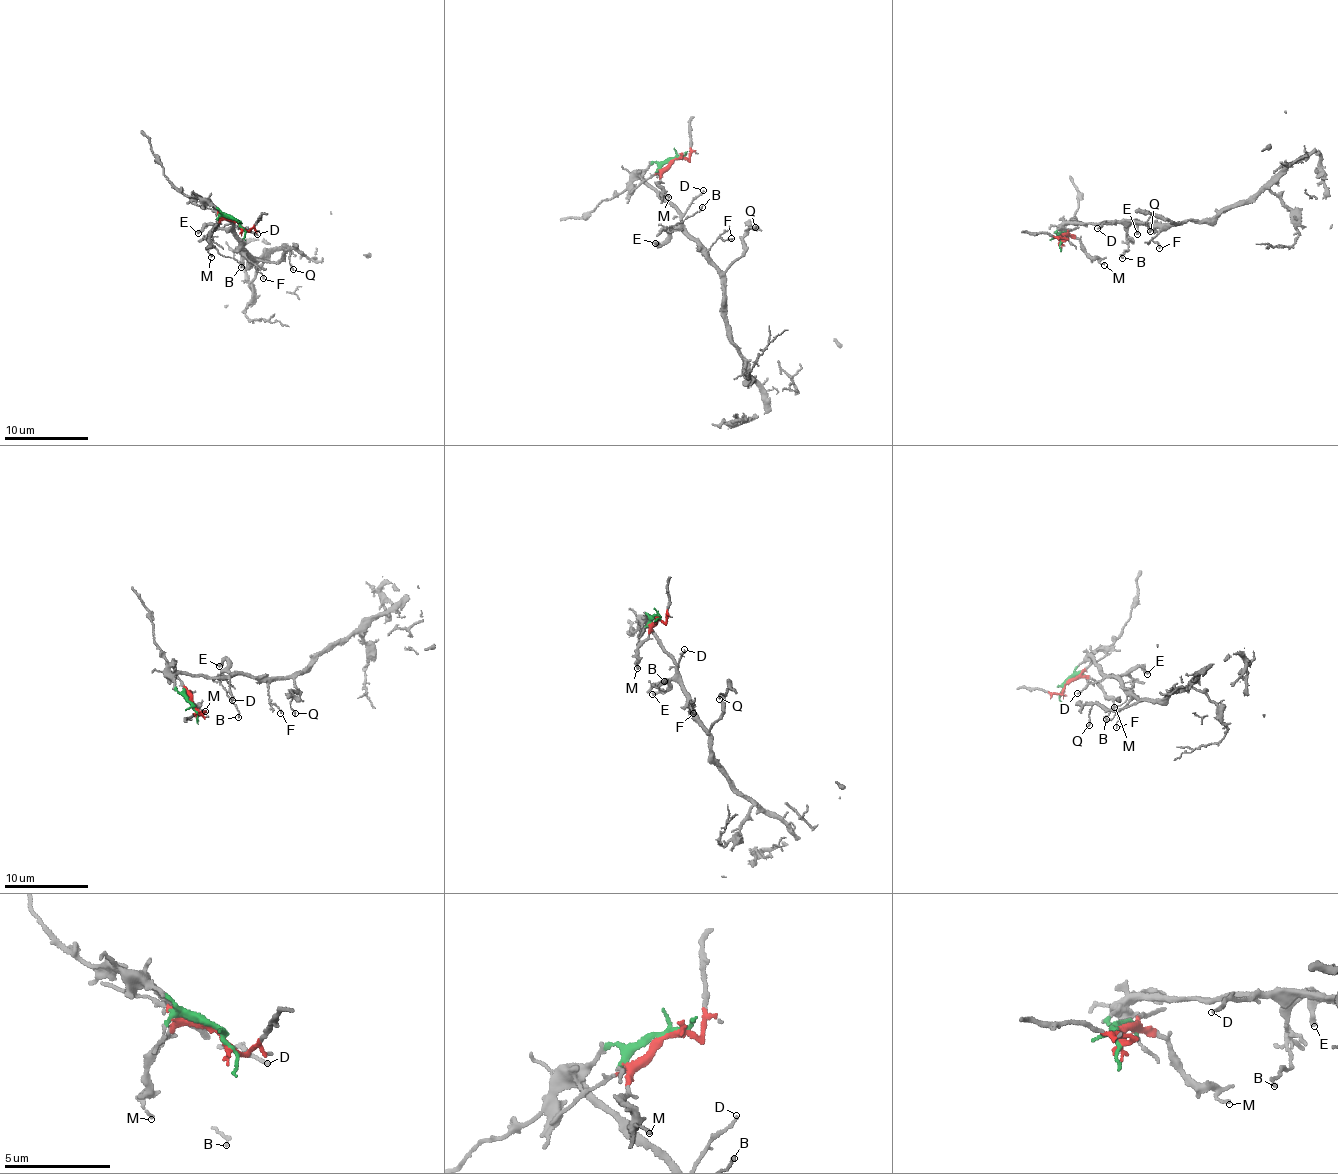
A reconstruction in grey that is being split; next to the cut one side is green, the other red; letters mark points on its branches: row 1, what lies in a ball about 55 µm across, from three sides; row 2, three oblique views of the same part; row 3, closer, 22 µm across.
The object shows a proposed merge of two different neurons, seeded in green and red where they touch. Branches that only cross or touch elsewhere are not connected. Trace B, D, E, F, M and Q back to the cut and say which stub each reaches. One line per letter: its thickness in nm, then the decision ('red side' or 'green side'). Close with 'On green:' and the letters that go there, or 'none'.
B: calibre 130 nm; green side
D: calibre 140 nm; green side
E: calibre 220 nm; green side
F: calibre 110 nm; green side
M: calibre 120 nm; red side
Q: calibre 120 nm; green side
On green: B, D, E, F, Q

